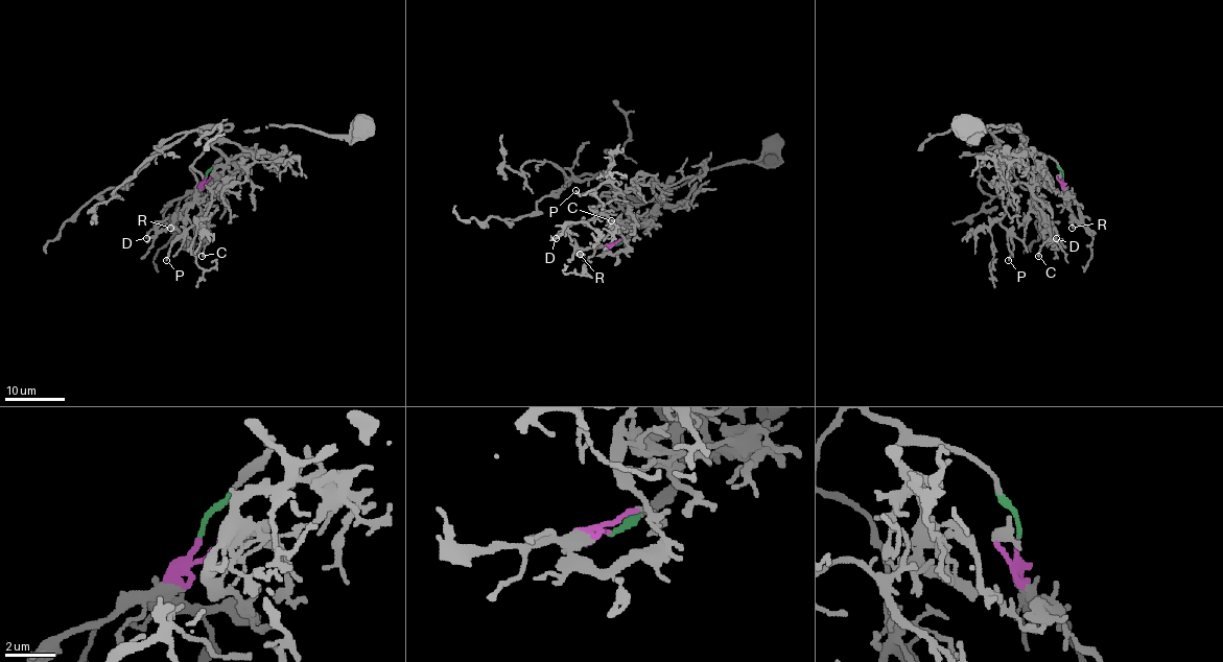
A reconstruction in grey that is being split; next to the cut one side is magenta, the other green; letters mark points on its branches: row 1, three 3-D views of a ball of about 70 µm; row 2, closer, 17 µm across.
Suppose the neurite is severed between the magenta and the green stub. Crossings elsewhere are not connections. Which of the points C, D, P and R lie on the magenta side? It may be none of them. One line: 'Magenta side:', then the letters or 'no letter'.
Magenta side: R

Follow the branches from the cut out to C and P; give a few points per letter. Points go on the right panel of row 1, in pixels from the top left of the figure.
C: (1063, 176), (1045, 155), (1022, 145), (1014, 156), (1031, 182), (1032, 201), (1050, 237), (1038, 256)
P: (1063, 176), (1050, 156), (1035, 155), (1035, 183), (1017, 183), (1011, 189), (1001, 220), (1012, 244), (1008, 261)

